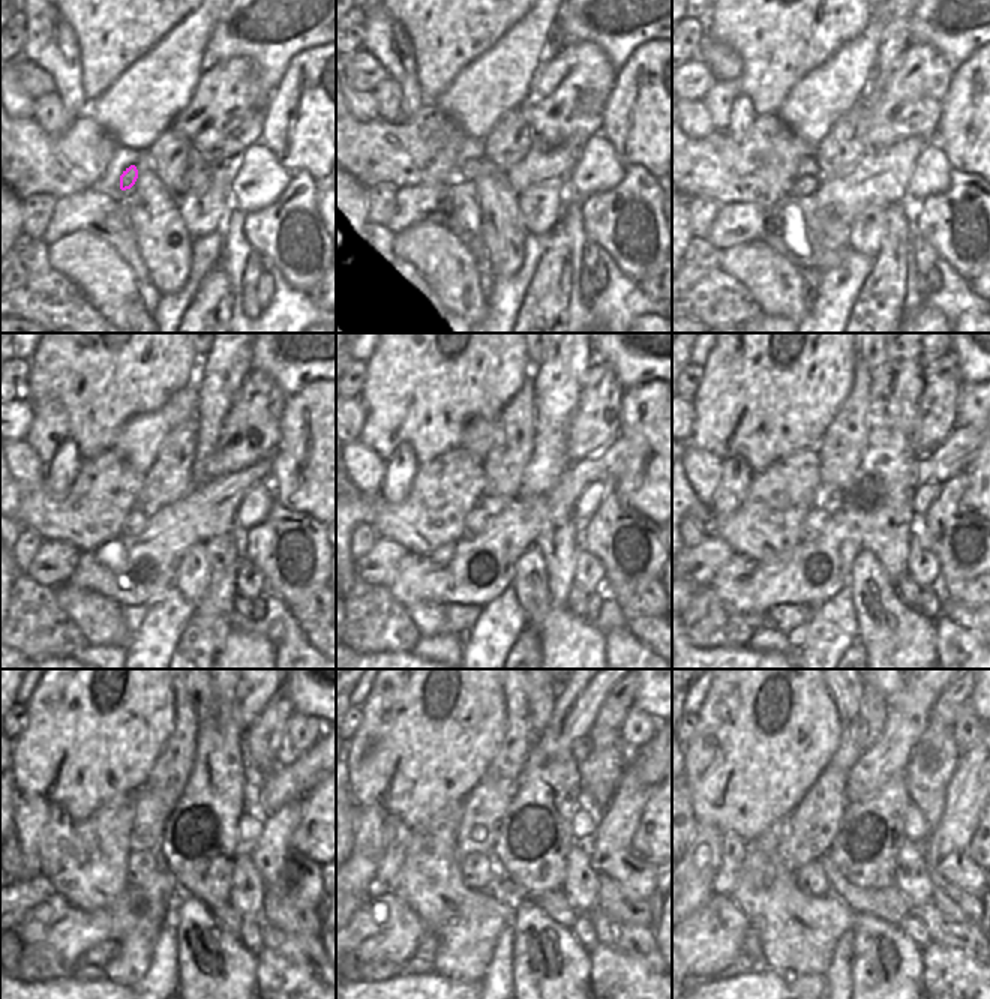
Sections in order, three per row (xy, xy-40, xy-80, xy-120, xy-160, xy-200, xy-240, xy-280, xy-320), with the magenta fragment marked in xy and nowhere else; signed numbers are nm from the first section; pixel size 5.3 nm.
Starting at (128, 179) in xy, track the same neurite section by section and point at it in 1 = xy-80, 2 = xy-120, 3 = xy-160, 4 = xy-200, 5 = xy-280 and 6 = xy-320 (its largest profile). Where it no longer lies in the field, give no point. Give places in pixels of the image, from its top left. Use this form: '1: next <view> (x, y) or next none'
1: next xy-80 (804, 186)
2: next xy-120 (137, 521)
3: next xy-160 (476, 521)
4: next xy-200 (815, 522)
5: next xy-280 (477, 869)
6: next xy-320 (810, 879)

